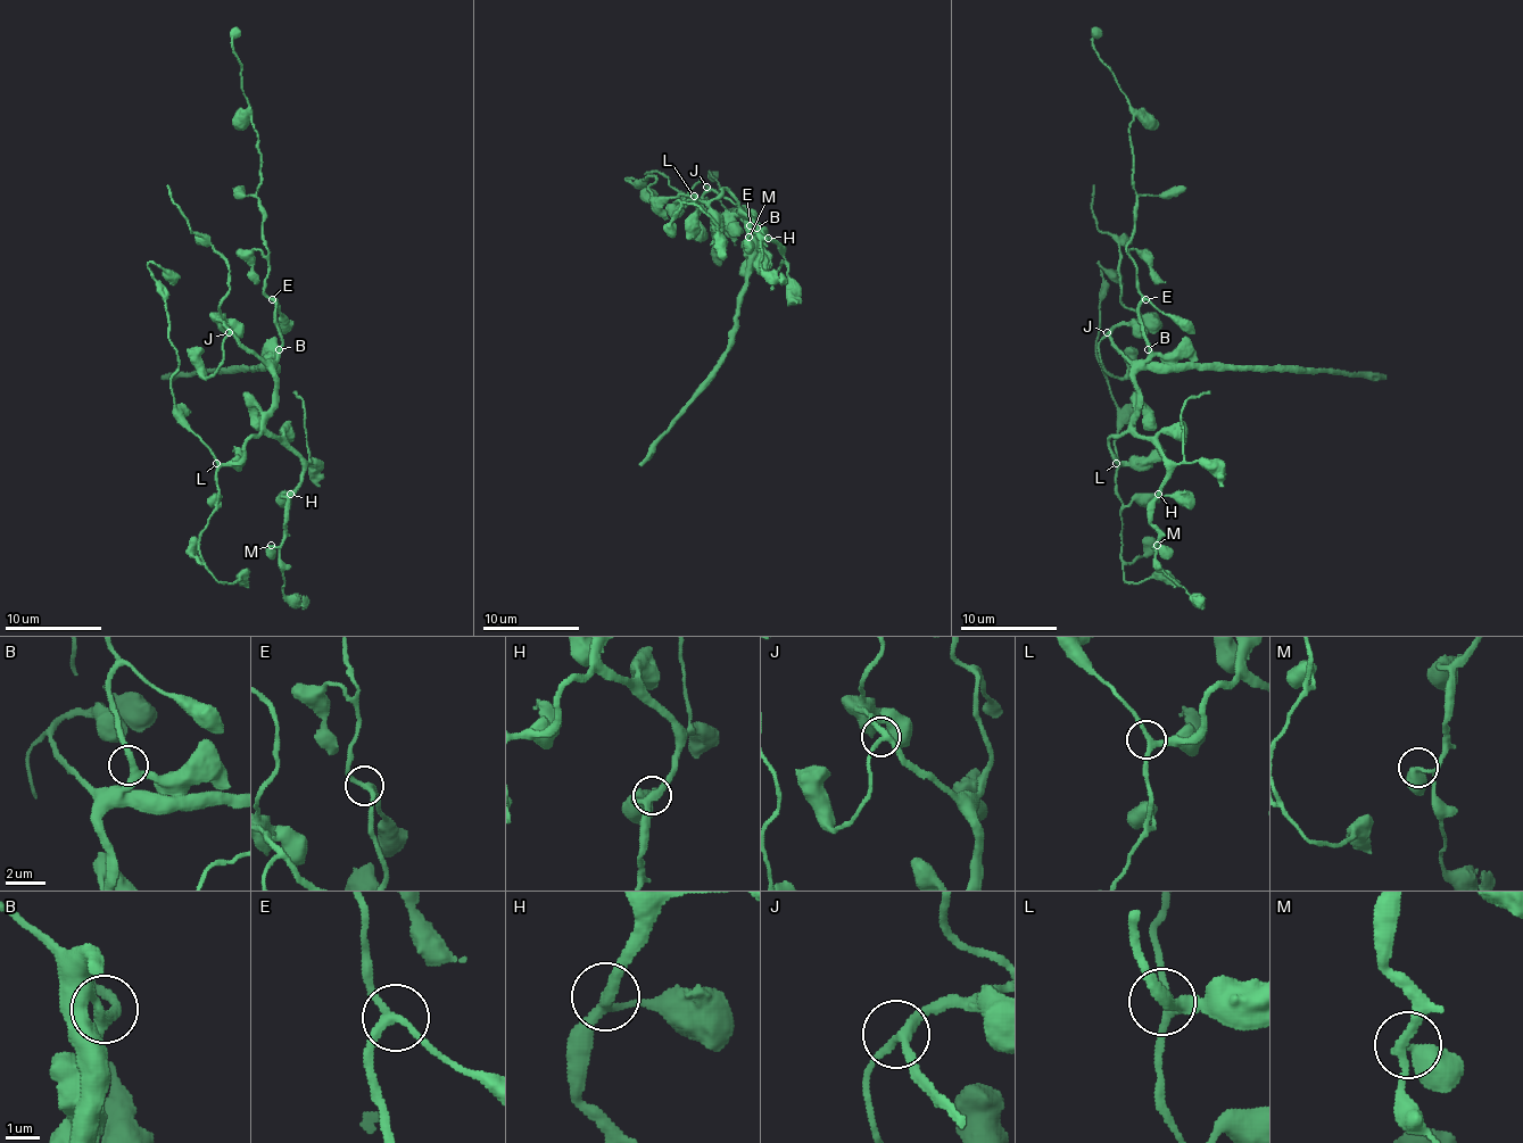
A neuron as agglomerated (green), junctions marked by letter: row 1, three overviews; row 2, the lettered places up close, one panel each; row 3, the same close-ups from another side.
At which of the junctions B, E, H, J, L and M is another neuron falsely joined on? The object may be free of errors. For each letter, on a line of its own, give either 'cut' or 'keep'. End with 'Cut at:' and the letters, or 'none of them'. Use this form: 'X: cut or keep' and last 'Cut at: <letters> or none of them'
B: keep
E: keep
H: keep
J: keep
L: keep
M: keep
Cut at: none of them

